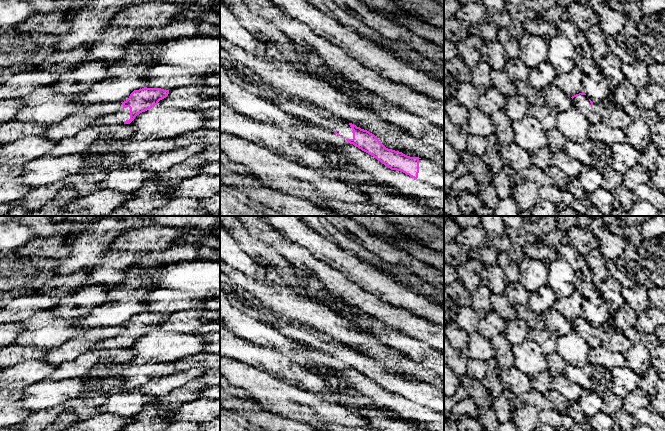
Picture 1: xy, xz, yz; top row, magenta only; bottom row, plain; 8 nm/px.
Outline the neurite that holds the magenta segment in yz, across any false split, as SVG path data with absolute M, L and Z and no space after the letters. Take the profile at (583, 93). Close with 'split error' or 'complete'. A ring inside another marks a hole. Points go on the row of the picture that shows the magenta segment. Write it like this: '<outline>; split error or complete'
M579 93L571 97L573 106L575 106L581 113L585 115L590 124L601 122L601 117L592 109L593 102L586 96L586 94Z; split error

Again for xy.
M144 87L139 90L134 90L129 98L121 102L123 109L117 113L109 114L106 116L98 117L94 121L94 125L122 125L130 124L137 115L145 112L169 94L169 90L161 88L147 88Z; split error

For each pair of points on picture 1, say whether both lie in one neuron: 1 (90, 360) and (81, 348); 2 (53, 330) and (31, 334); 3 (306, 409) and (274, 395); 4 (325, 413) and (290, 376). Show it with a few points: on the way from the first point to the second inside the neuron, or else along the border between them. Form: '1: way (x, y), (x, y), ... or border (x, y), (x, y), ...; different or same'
1: border (93, 348), (80, 354), (70, 362); different
2: way (48, 331), (36, 333); same
3: way (298, 406), (282, 398); same
4: border (280, 380), (309, 390), (324, 398); different

